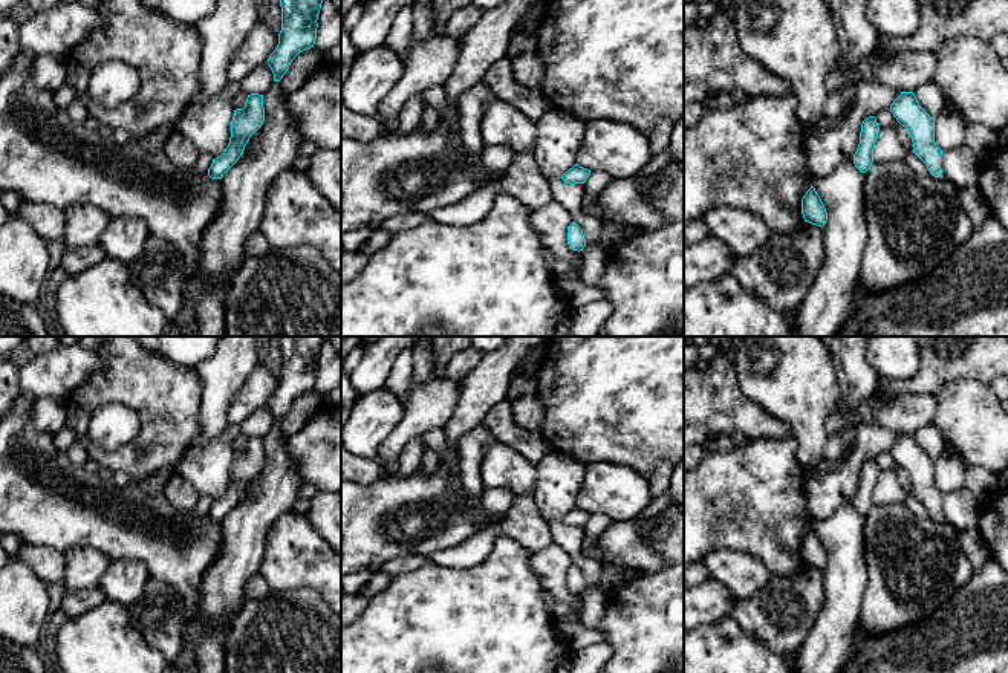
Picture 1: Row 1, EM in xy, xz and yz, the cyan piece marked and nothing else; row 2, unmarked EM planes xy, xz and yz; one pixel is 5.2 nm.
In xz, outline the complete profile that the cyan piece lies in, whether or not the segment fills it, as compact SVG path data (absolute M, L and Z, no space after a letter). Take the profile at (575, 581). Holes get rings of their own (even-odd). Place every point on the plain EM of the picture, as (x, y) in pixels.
M575 564L567 569L567 587L578 595L586 589L583 572Z

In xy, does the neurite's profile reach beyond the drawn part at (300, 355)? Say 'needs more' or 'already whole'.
already whole

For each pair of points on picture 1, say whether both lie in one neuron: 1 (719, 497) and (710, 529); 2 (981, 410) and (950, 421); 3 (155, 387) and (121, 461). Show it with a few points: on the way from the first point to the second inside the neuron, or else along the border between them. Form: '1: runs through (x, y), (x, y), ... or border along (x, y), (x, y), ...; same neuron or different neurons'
1: runs through (716, 505), (710, 511), (710, 522); same neuron
2: runs through (973, 415), (970, 418), (958, 418); same neuron
3: runs through (161, 413), (165, 447), (147, 458); same neuron

